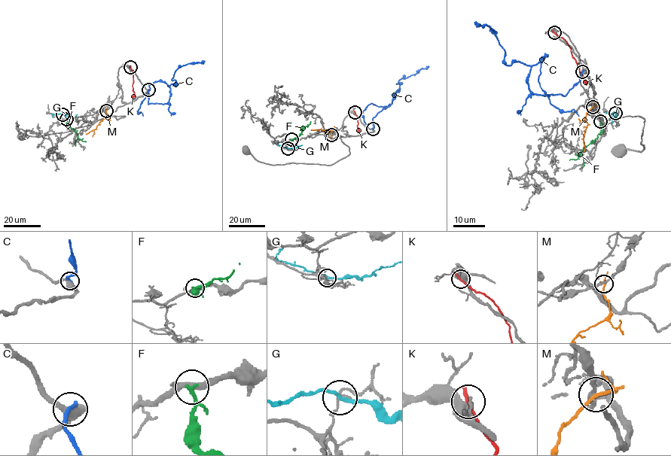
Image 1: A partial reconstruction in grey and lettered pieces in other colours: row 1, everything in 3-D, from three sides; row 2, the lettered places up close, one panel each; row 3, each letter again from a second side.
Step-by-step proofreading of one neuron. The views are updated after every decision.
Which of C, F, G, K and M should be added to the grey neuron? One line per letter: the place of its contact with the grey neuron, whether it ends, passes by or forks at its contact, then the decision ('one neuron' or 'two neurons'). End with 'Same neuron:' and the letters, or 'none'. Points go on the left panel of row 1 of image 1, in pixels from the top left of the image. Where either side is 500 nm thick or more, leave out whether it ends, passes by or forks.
C: meets grey at (148, 89); it ends there; two neurons
F: meets grey at (66, 119); it passes by; two neurons
G: meets grey at (62, 114); it passes by; two neurons
K: meets grey at (130, 67); two neurons
M: meets grey at (106, 110); it forks there; two neurons
Same neuron: none

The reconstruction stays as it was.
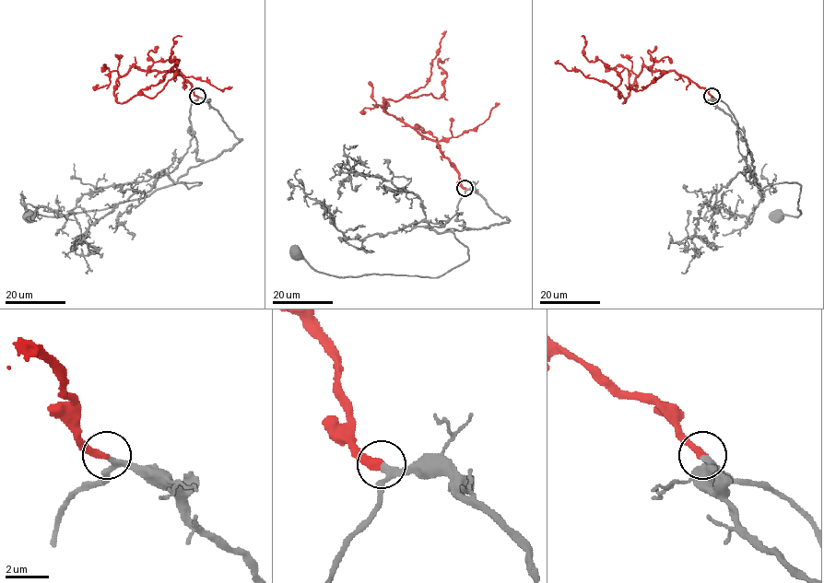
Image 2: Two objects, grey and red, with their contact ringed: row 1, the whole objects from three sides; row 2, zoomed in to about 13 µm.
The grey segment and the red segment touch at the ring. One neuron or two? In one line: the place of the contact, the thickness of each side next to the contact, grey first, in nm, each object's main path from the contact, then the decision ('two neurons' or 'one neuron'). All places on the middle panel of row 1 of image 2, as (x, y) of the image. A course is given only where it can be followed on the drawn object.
at (464, 188); 240 nm thick on the grey side, 360 nm on the other; grey runs (465, 188), (460, 214), (432, 227), (453, 233), (468, 259), (435, 277), (340, 276), (316, 272), (294, 254); red runs (465, 188), (435, 141), (382, 107), (406, 96), (439, 99), (447, 75), (439, 60), (449, 58); one neuron

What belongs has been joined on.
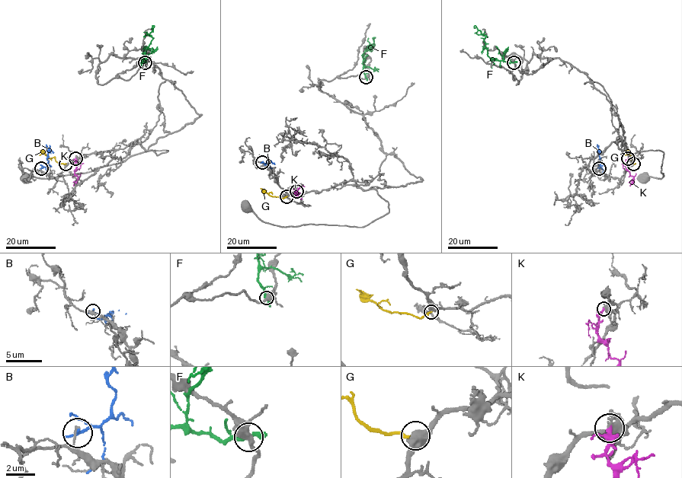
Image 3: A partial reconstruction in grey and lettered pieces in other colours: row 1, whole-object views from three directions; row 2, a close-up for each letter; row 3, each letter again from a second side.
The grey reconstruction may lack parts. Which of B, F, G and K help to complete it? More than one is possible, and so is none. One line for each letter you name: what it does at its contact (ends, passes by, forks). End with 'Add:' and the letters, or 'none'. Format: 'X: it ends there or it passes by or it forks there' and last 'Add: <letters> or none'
G: it ends there
K: it passes by
Add: G, K

